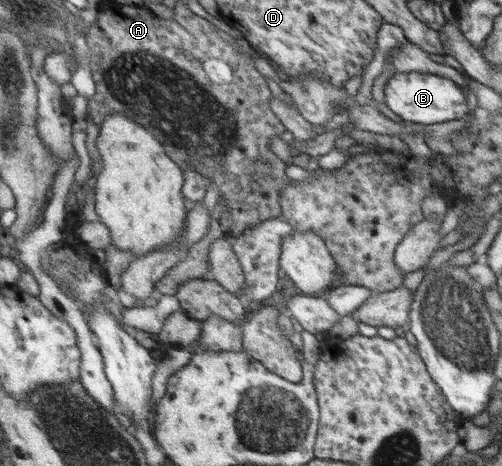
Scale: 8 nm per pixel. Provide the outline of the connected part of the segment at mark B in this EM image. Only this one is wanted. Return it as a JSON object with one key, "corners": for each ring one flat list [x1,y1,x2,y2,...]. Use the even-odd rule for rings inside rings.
{"corners":[[396,73,385,88,385,104,404,123,430,125,464,118,466,102,460,86,428,73]]}

